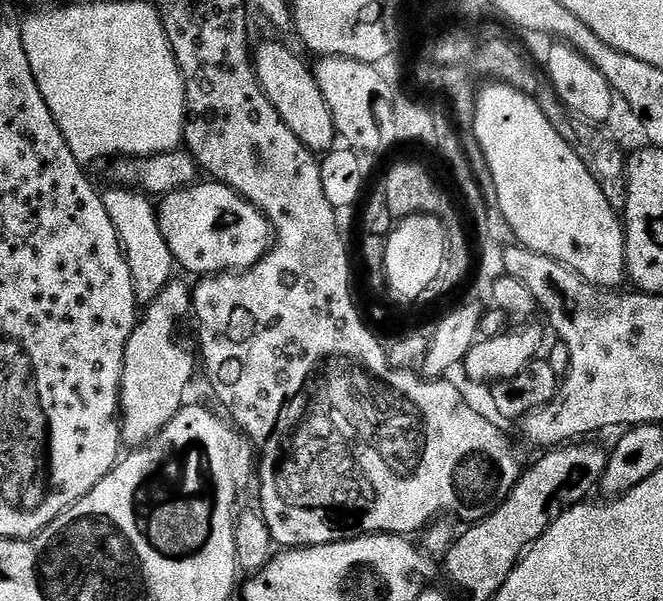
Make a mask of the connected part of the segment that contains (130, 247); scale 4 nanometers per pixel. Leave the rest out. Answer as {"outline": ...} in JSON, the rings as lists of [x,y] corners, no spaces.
{"outline":[[[119,186],[109,189],[109,192],[103,193],[106,214],[110,214],[110,222],[114,222],[120,247],[128,259],[137,301],[147,306],[154,298],[158,298],[161,290],[174,279],[174,261],[170,254],[170,246],[166,246],[166,238],[162,238],[162,230],[158,226],[157,205],[145,193]]]}

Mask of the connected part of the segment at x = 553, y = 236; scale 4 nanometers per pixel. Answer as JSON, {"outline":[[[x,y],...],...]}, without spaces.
{"outline":[[[488,82],[484,85],[485,88],[481,87],[476,93],[473,134],[493,175],[495,207],[500,208],[504,222],[513,228],[523,247],[565,264],[594,286],[619,289],[623,285],[620,283],[626,280],[624,225],[617,209],[612,208],[606,194],[602,194],[602,186],[598,186],[590,170],[586,170],[582,158],[574,154],[565,133],[556,130],[550,116],[542,112],[531,95],[505,83]]]}

